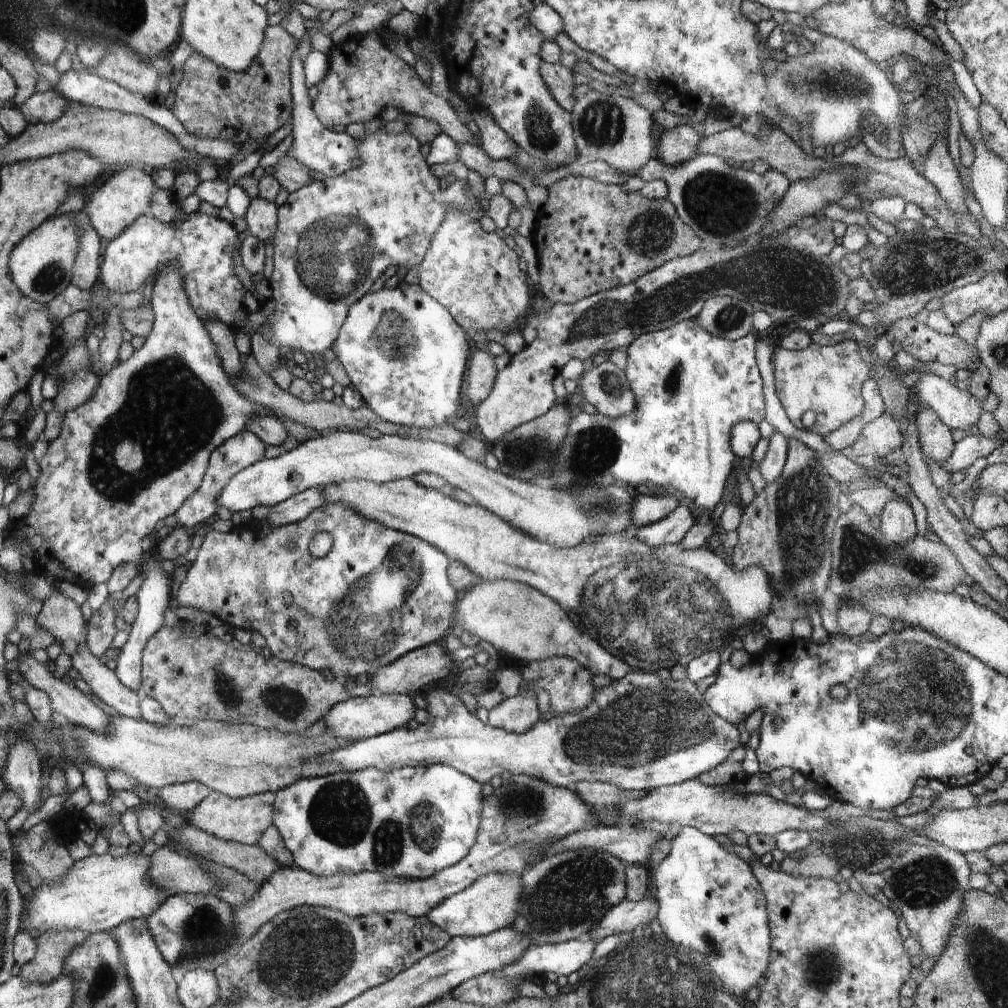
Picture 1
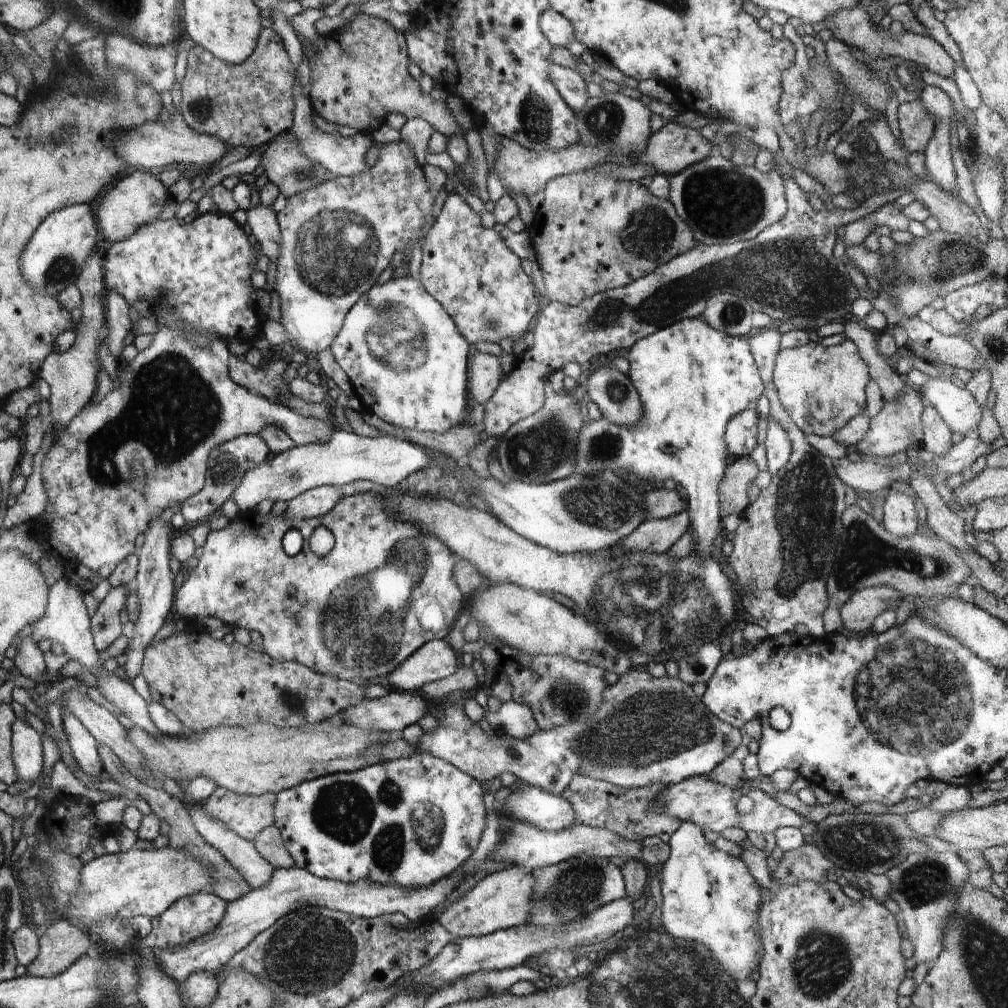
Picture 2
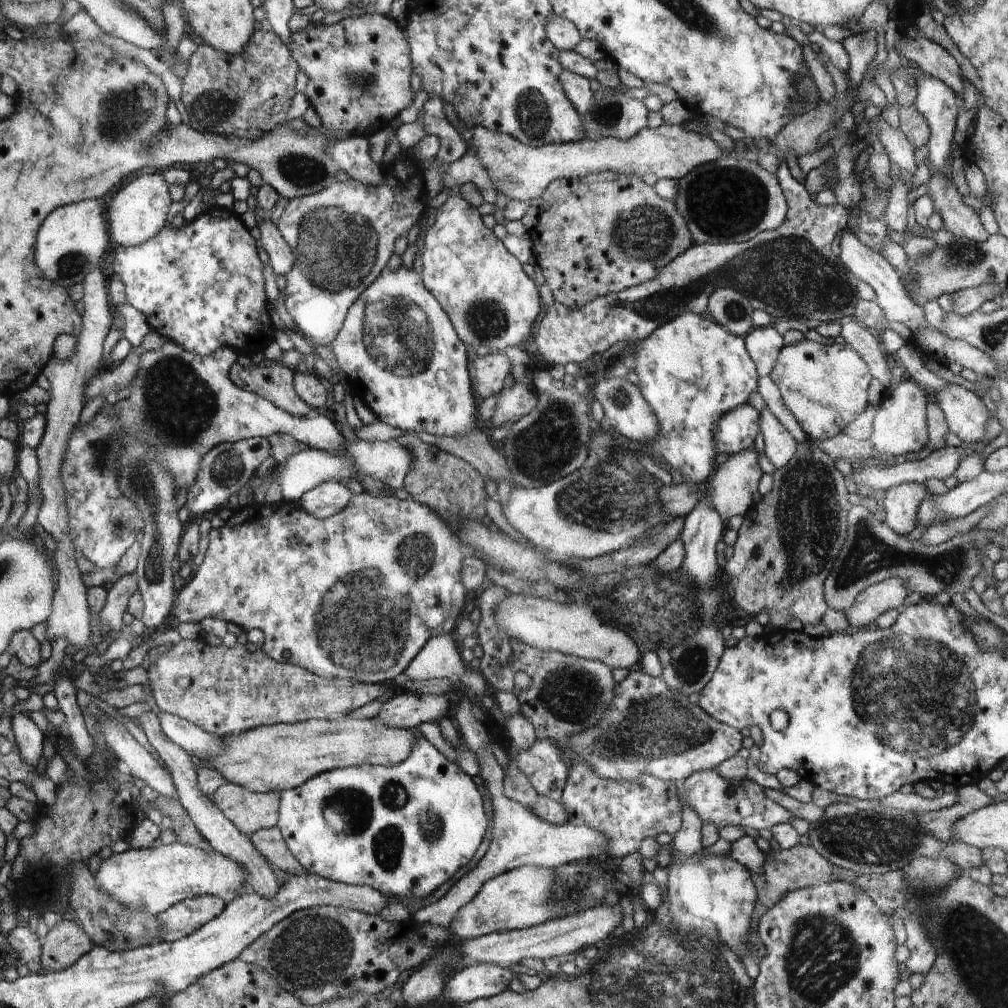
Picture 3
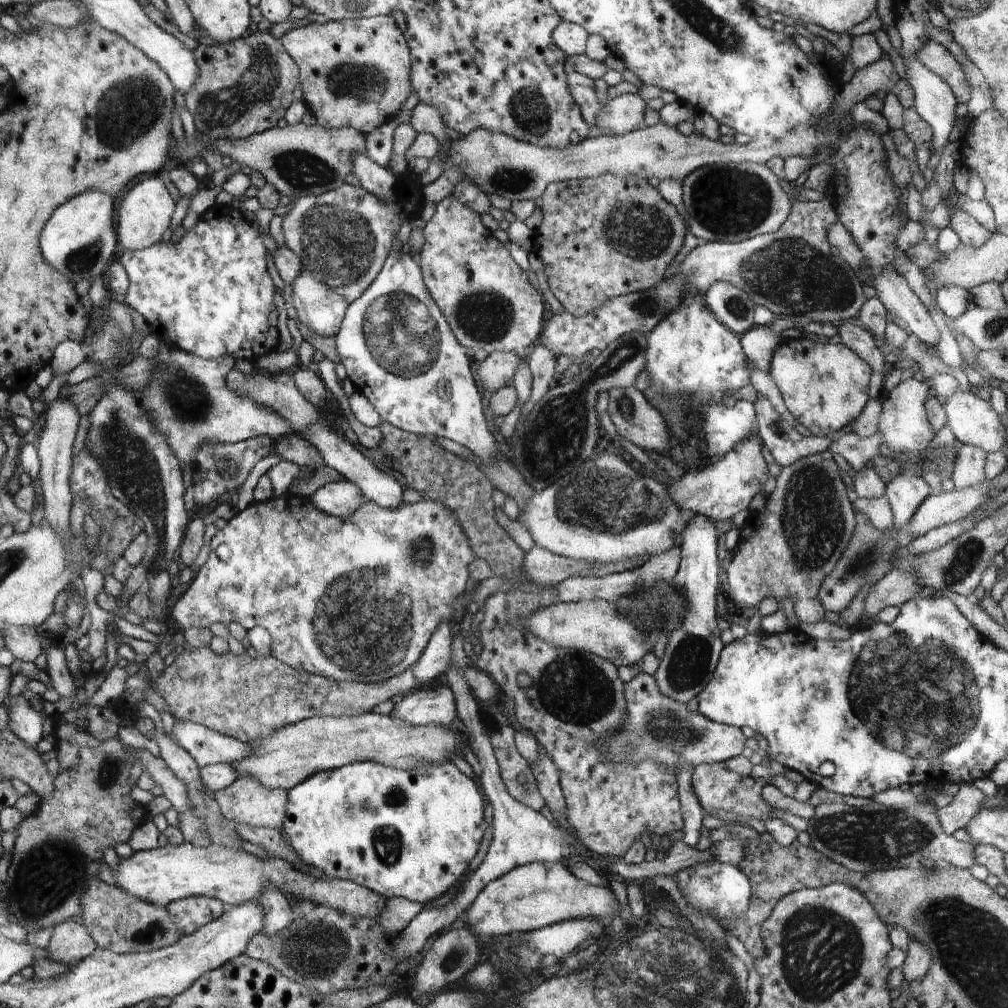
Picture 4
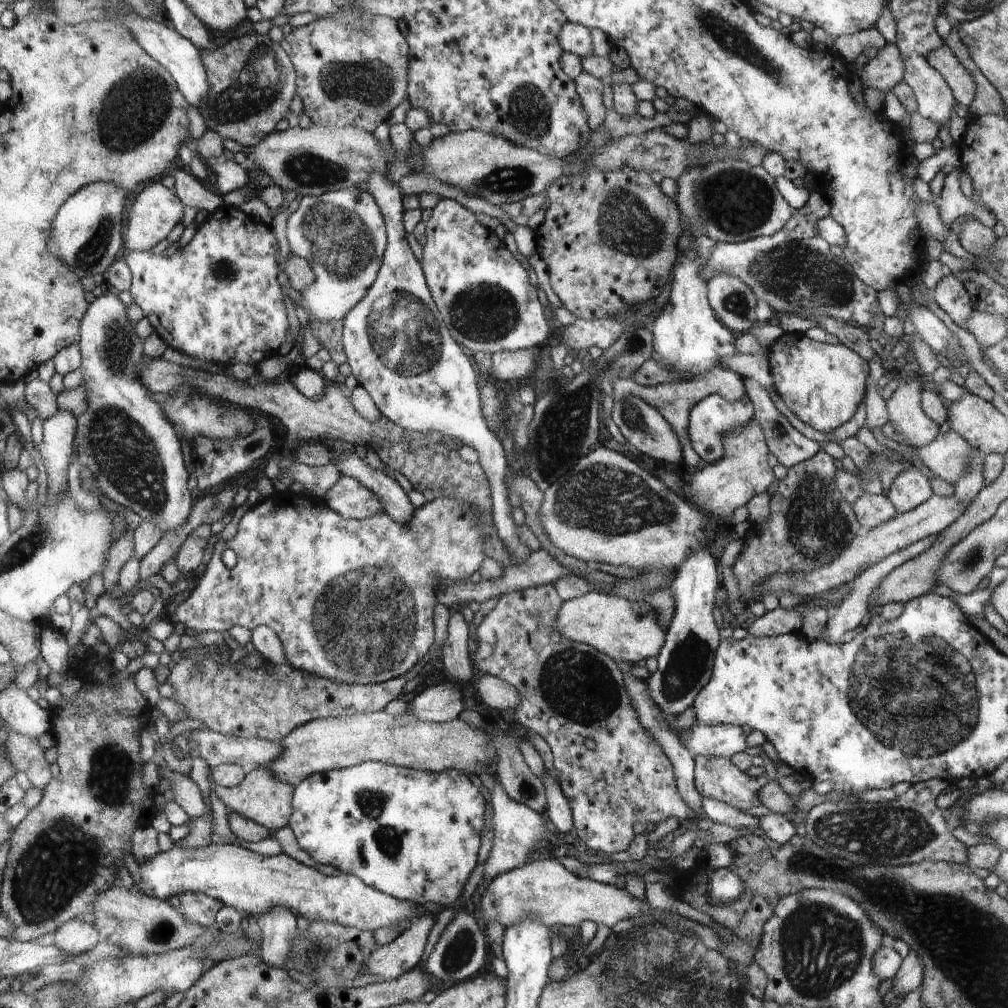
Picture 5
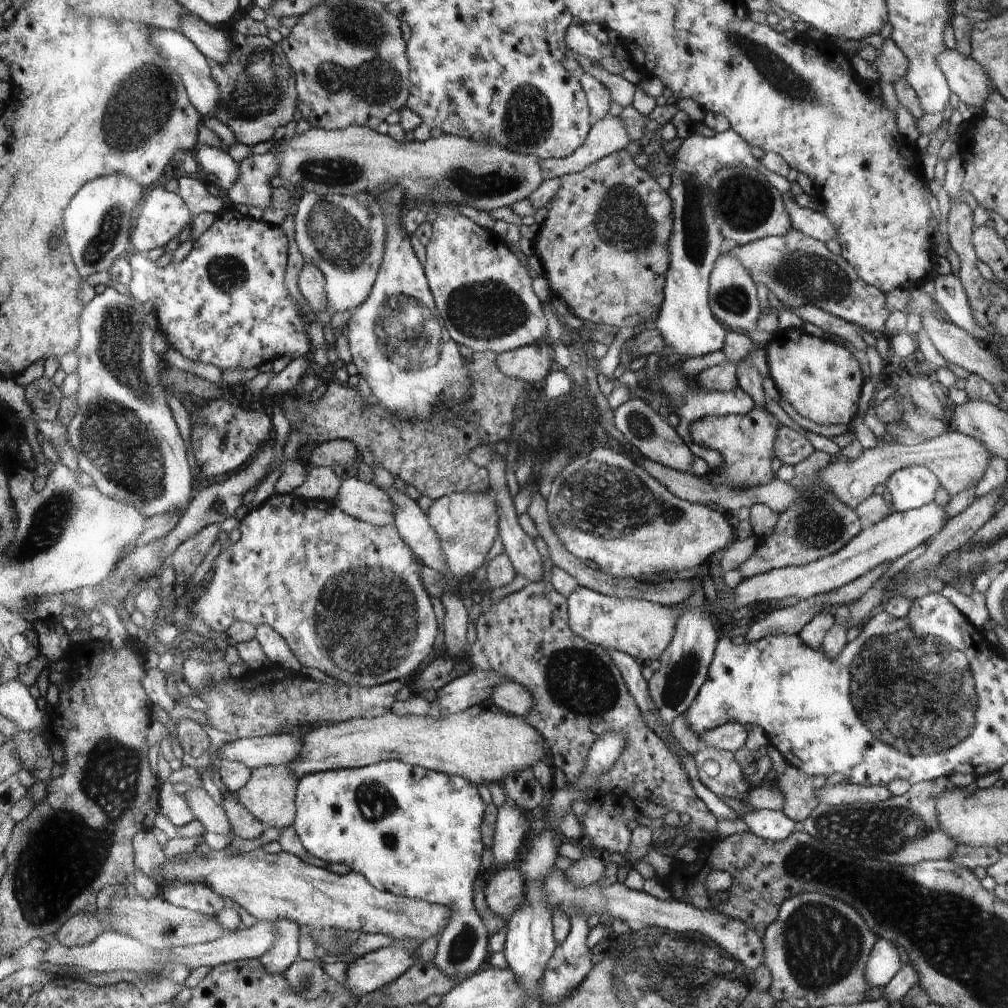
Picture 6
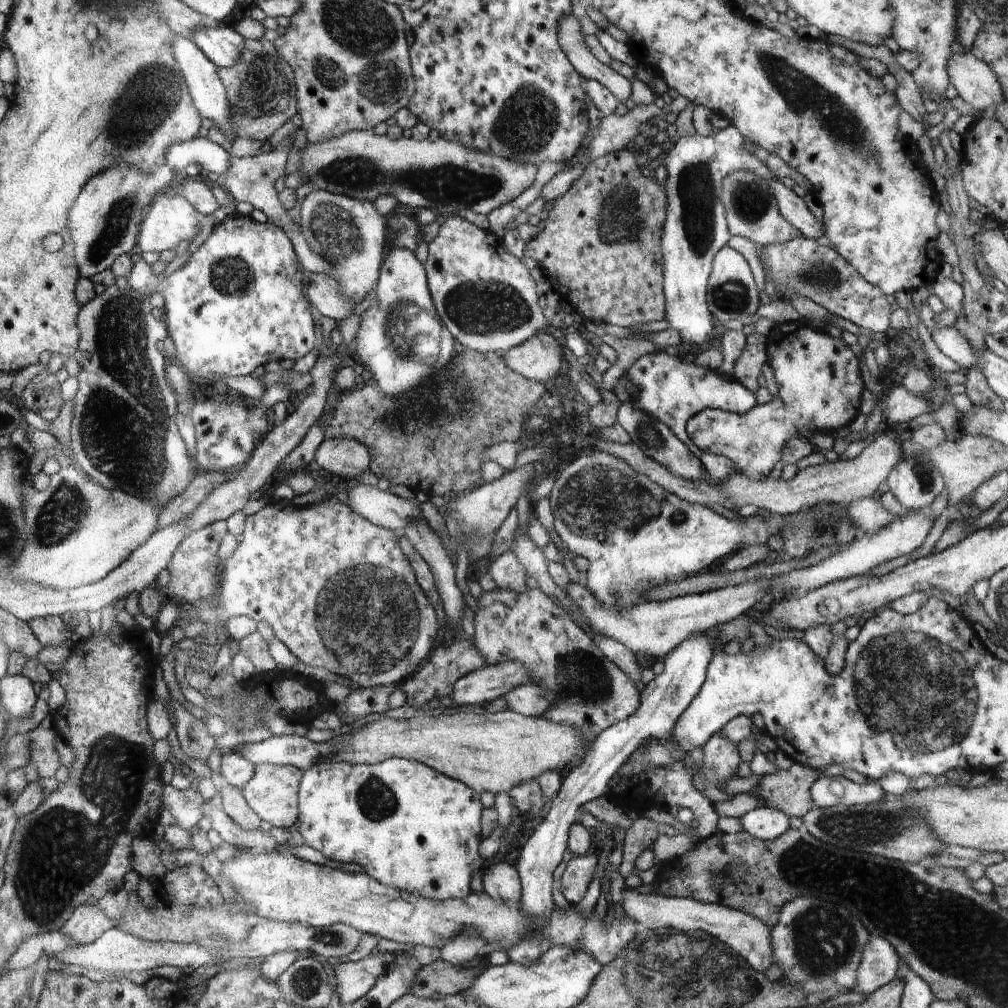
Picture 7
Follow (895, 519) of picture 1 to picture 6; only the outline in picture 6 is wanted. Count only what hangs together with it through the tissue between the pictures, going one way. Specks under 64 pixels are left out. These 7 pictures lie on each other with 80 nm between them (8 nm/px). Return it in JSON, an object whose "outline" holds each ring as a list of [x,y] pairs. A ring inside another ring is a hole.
{"outline":[[[912,465],[895,470],[888,478],[886,490],[891,494],[894,511],[909,511],[934,500],[934,493],[941,486],[939,478],[922,465]]]}

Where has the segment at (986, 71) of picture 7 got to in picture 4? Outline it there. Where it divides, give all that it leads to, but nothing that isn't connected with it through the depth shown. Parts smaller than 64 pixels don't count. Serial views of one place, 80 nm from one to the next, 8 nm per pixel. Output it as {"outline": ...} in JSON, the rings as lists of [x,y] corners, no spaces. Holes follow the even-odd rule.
{"outline":[[[930,40],[917,52],[917,57],[926,68],[946,81],[958,103],[967,103],[970,100],[970,83],[961,64],[947,48]]]}

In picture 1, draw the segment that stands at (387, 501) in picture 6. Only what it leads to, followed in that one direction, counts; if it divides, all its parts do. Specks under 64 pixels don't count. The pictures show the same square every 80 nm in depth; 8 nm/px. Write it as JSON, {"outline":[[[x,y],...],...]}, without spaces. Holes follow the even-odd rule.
{"outline":[[[312,487],[274,505],[264,519],[267,519],[272,527],[297,523],[326,502],[321,487]]]}

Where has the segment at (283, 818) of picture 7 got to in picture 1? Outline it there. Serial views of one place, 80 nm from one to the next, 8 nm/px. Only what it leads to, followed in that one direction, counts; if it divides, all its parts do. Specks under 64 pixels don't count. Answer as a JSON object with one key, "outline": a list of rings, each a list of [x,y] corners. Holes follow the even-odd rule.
{"outline":[[[212,791],[193,808],[188,816],[192,826],[205,833],[210,833],[220,840],[256,845],[264,836],[264,832],[273,824],[273,807],[275,805],[276,794],[270,791],[239,799]]]}

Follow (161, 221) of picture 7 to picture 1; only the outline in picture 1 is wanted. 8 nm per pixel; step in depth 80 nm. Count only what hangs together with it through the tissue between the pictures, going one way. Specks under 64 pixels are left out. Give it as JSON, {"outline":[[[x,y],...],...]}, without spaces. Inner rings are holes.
{"outline":[[[128,167],[121,171],[113,172],[106,180],[102,180],[87,196],[84,203],[84,212],[89,218],[102,240],[118,238],[138,217],[150,215],[151,200],[158,190],[150,173],[143,168]]]}

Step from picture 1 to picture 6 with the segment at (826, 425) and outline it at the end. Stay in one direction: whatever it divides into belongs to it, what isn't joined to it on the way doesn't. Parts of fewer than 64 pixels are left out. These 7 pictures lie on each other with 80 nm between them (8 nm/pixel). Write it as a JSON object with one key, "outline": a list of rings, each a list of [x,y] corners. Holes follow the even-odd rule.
{"outline":[[[803,327],[777,329],[764,347],[769,374],[780,396],[814,424],[849,425],[859,412],[865,377],[856,357],[832,340],[807,333]]]}

